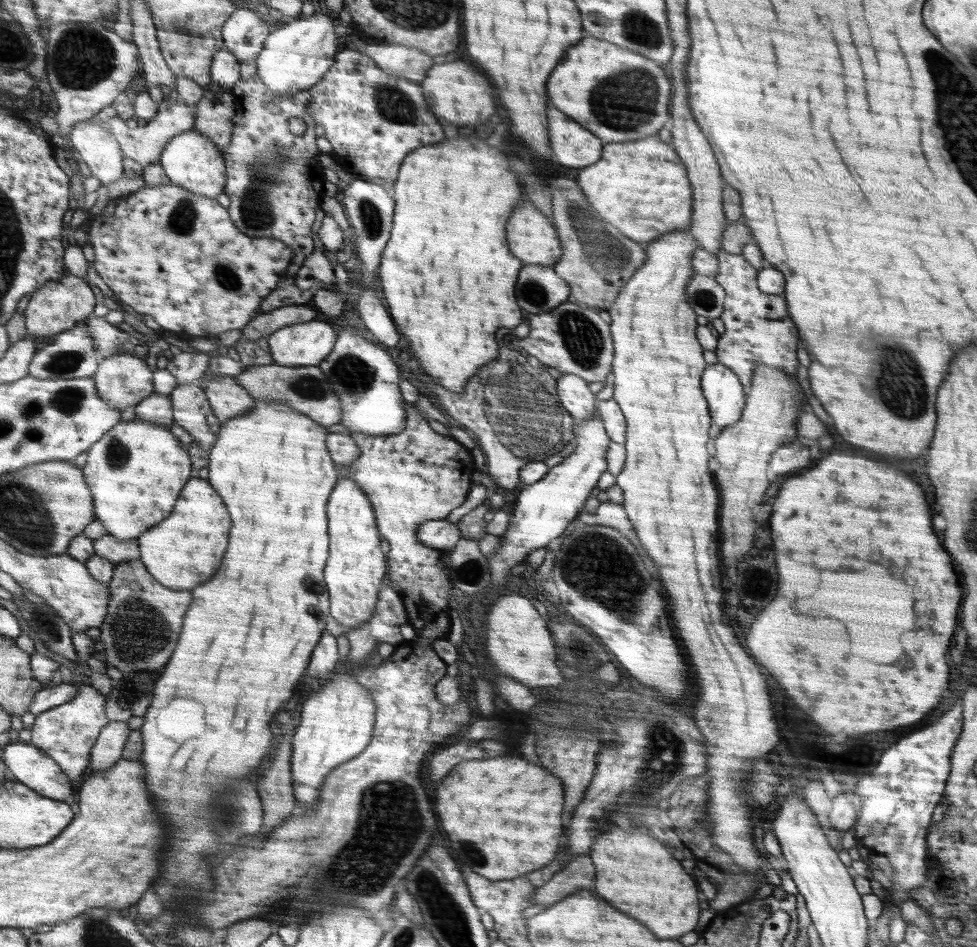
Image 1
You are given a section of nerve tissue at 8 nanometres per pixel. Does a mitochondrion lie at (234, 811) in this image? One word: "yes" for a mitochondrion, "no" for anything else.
yes

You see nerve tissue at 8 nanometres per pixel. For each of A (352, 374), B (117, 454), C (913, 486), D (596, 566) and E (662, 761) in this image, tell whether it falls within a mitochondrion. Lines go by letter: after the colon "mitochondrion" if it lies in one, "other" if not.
A: mitochondrion
B: mitochondrion
C: other
D: mitochondrion
E: mitochondrion

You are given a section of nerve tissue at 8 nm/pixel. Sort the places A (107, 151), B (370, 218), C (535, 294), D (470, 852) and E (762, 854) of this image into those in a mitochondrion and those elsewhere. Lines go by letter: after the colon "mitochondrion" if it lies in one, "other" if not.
A: other
B: mitochondrion
C: mitochondrion
D: mitochondrion
E: other

